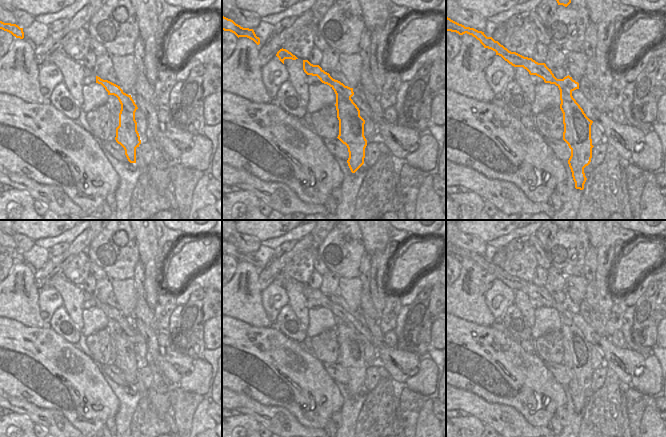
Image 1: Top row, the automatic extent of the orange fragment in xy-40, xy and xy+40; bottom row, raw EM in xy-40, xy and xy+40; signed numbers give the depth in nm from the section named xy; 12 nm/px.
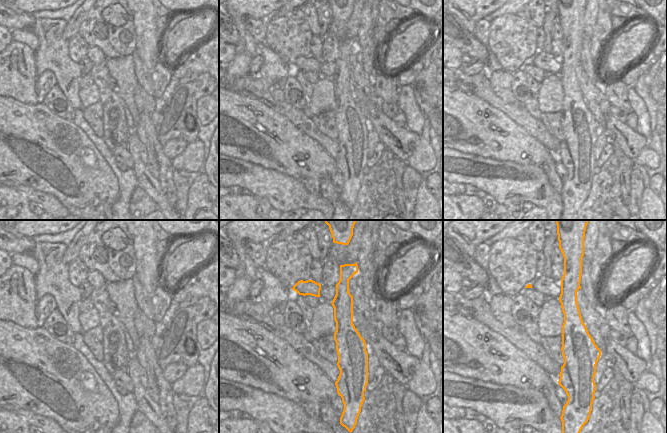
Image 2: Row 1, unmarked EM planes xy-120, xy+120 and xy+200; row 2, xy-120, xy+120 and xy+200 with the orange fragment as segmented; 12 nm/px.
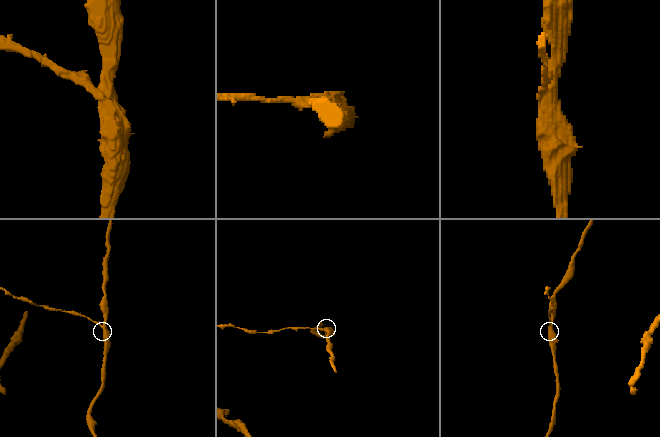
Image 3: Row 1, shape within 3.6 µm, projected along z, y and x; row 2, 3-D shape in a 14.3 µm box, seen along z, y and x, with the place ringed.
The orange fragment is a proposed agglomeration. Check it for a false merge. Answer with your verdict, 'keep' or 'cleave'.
cleave

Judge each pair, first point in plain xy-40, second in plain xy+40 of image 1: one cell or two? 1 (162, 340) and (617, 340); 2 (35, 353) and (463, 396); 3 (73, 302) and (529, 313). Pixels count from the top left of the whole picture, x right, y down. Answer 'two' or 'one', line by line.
1: one
2: two
3: one

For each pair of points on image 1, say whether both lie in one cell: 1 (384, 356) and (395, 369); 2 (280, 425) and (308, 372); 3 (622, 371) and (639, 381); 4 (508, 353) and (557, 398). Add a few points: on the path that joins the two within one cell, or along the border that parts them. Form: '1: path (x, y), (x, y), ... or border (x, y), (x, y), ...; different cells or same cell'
1: path (387, 359), (393, 366); same cell
2: border (264, 404), (286, 408), (304, 426); different cells
3: border (634, 377), (630, 385); different cells
4: path (517, 366), (544, 392); same cell

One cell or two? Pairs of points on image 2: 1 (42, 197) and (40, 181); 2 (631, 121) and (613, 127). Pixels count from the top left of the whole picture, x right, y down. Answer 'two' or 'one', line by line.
1: two
2: two

